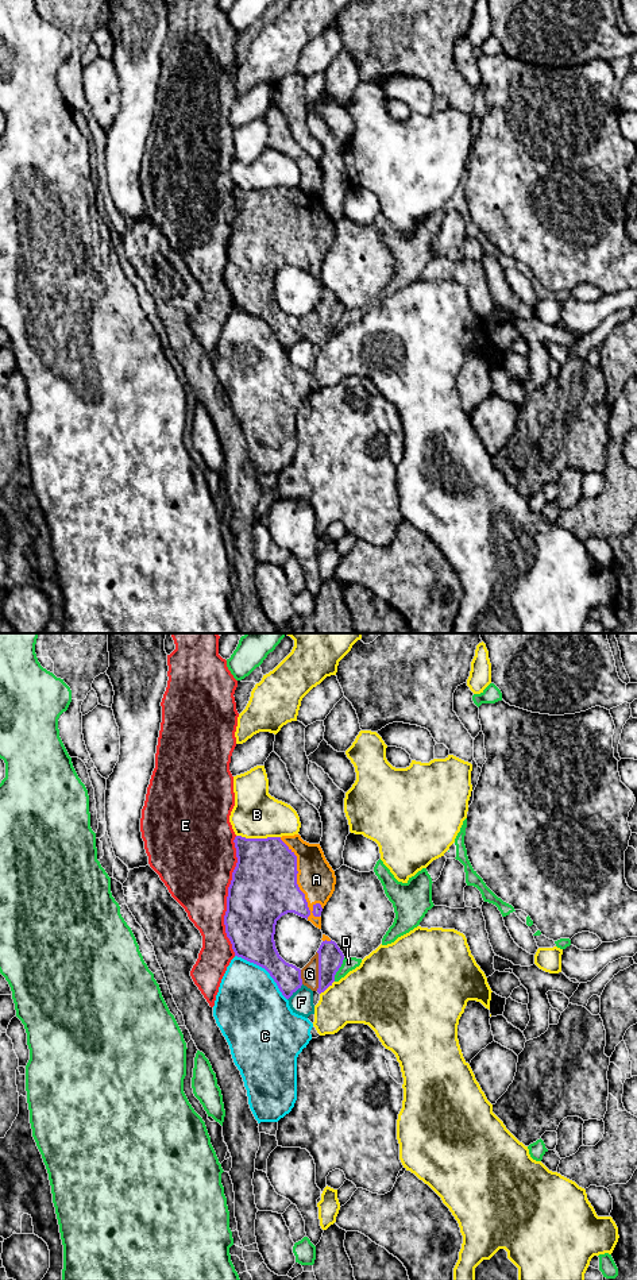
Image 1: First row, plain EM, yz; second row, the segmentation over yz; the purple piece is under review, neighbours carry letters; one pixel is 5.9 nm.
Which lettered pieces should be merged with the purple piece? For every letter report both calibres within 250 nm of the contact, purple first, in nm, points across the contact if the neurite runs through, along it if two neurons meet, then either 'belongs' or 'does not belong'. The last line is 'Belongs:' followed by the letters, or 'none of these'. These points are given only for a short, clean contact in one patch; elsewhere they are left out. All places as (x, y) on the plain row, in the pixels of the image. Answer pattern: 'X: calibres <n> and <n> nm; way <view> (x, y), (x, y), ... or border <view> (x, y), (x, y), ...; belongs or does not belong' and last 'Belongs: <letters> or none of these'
A: calibres 400 and 220 nm; belongs
B: calibres 380 and 280 nm; does not belong
C: calibres 280 and 400 nm; does not belong
D: calibres 150 and 80 nm; does not belong
E: calibres 400 and 420 nm; does not belong
F: calibres 160 and 140 nm; does not belong
G: calibres 150 and 110 nm; belongs
Belongs: A, G

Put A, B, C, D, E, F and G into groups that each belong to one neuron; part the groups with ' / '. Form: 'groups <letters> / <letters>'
groups A G / B / C / D / E / F

